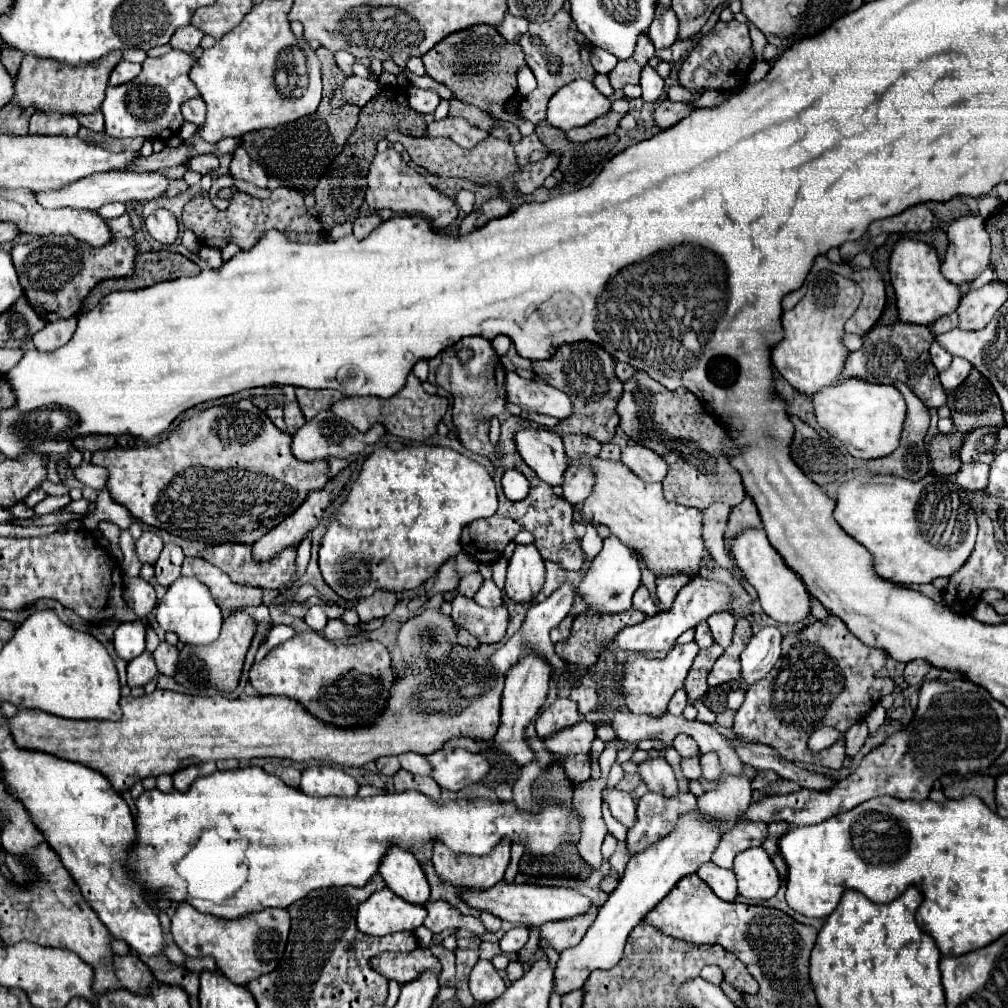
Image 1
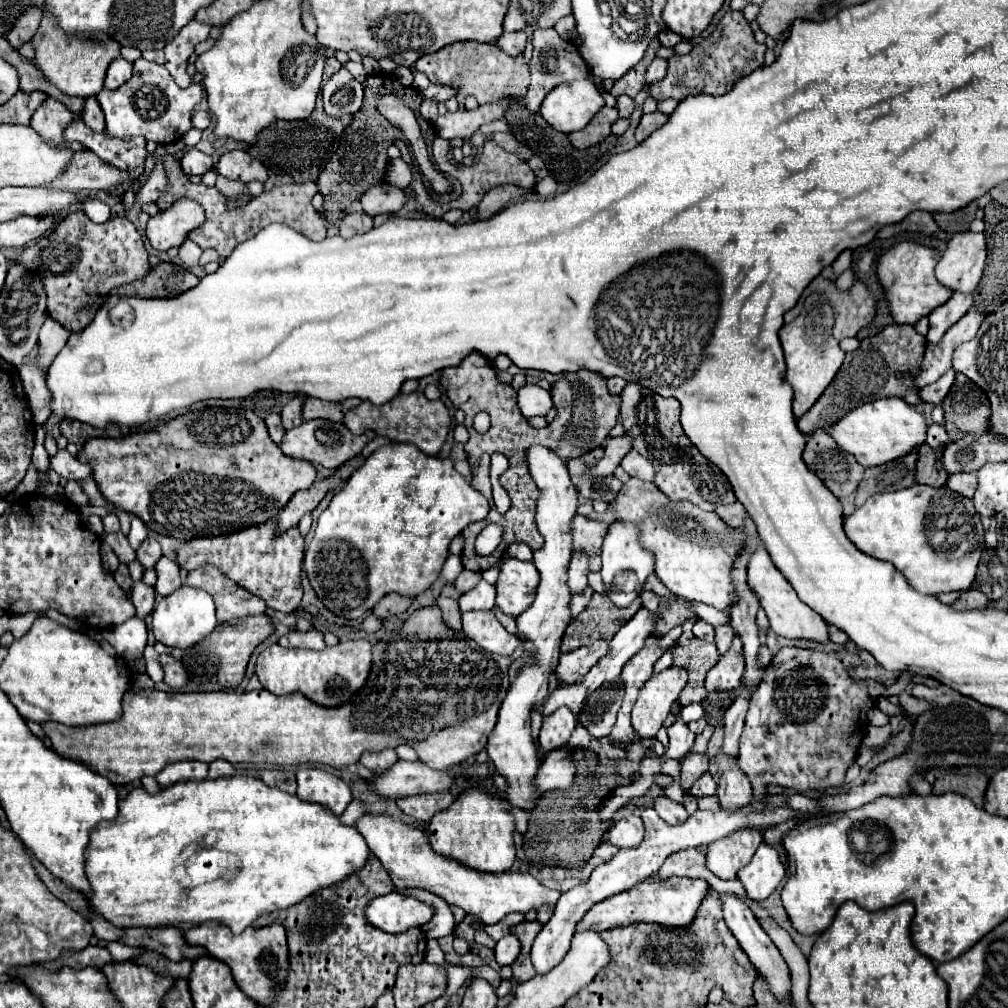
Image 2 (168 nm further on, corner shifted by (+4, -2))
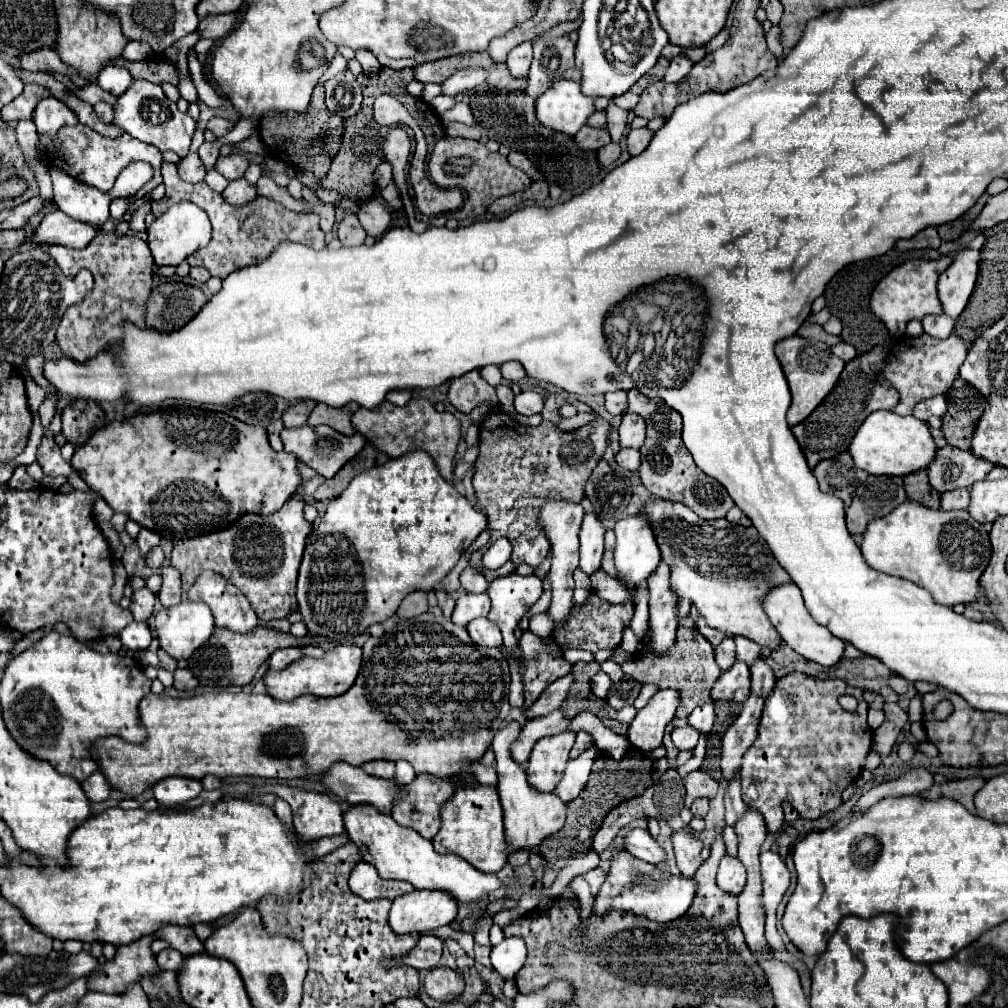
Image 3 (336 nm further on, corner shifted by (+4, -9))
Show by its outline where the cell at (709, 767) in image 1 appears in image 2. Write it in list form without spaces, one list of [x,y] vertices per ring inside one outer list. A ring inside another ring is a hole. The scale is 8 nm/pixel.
[[[704,774],[690,790],[688,790],[688,794],[690,796],[694,796],[694,798],[702,798],[702,796],[712,796],[716,792],[716,782],[714,782],[714,778],[710,776],[710,774]]]

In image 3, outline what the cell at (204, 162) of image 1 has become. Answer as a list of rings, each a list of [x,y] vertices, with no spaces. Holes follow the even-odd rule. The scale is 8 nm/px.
[[[188,153],[184,159],[180,159],[178,173],[188,183],[200,183],[200,181],[204,181],[206,169],[204,169],[204,165],[196,153]]]

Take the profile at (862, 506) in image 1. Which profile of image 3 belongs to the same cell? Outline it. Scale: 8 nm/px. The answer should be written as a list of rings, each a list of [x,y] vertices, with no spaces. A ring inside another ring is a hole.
[[[904,501],[892,513],[888,513],[888,517],[878,517],[868,523],[868,529],[862,533],[860,551],[872,569],[882,571],[886,575],[908,579],[924,587],[926,591],[930,591],[936,603],[952,607],[956,603],[972,603],[976,599],[978,579],[990,561],[992,547],[990,547],[988,531],[984,529],[984,525],[974,521],[970,513],[960,511],[960,509],[956,511],[928,509],[926,505],[920,505],[918,501]]]

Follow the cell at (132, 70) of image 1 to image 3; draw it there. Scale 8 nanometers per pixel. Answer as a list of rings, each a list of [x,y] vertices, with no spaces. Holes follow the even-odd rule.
[[[106,65],[98,75],[98,85],[112,95],[122,95],[132,85],[132,75],[124,67]]]

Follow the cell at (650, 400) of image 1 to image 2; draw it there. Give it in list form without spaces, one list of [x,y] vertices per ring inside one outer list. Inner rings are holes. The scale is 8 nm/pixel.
[[[626,384],[622,398],[622,424],[632,432],[634,448],[652,462],[656,476],[654,484],[672,500],[692,500],[702,510],[714,512],[720,504],[732,504],[736,500],[728,478],[692,446],[680,426],[680,404],[666,400],[640,384]],[[664,400],[664,402],[662,402]]]

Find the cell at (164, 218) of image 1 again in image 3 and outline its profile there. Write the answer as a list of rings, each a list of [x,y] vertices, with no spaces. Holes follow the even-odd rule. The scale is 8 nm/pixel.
[[[182,201],[172,205],[166,213],[152,221],[152,225],[148,227],[148,245],[156,265],[178,265],[194,251],[206,247],[210,243],[210,235],[212,227],[204,209],[200,209],[192,201]]]

